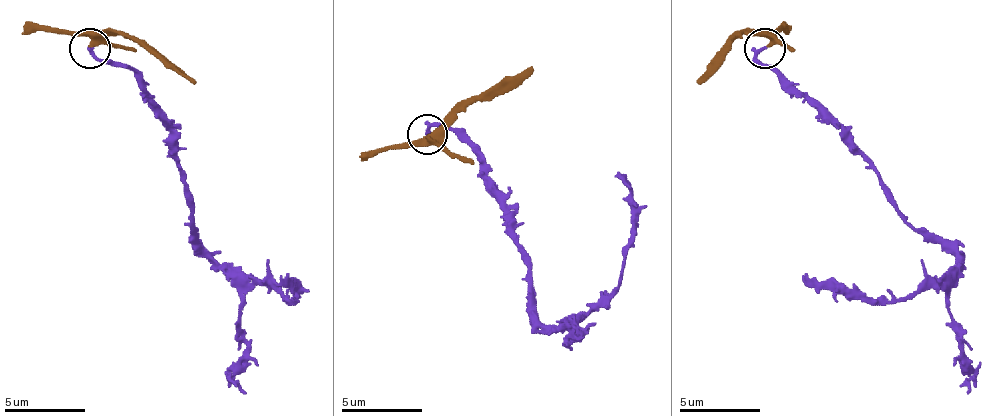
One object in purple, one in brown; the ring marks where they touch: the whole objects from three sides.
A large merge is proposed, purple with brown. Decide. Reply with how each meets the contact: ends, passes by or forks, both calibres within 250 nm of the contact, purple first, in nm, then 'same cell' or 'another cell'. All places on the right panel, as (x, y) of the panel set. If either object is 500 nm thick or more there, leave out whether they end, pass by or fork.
purple ends | brown passes by | 240/320 nm | same cell

